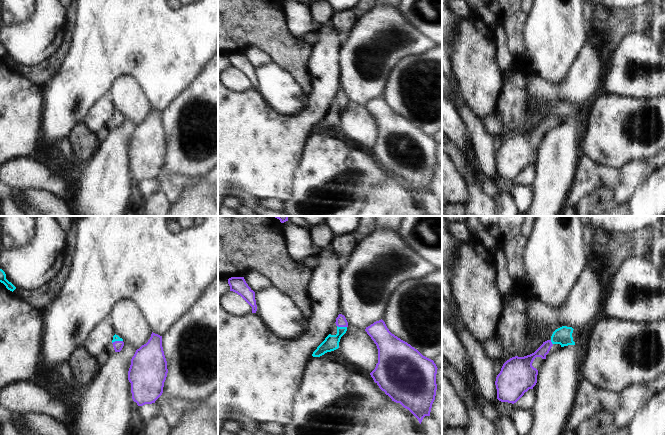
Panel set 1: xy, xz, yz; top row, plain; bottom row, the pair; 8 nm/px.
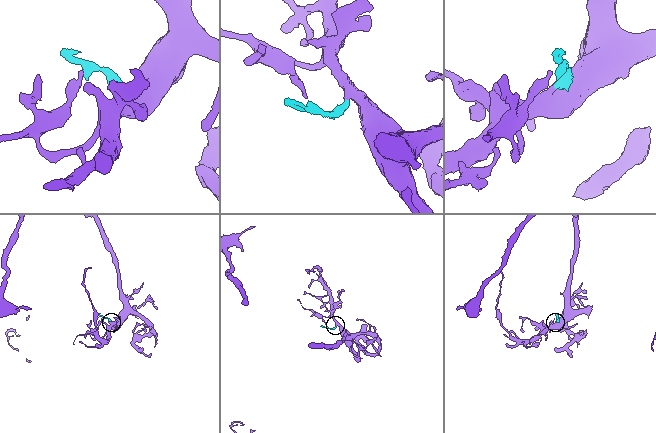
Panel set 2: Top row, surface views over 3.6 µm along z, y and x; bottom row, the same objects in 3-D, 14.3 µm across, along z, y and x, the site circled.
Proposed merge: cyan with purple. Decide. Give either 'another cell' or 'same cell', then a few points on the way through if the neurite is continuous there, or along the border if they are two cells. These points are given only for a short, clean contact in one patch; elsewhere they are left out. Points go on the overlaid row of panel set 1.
same cell; runs through xz (331, 342), (340, 333), (342, 327), (341, 321)

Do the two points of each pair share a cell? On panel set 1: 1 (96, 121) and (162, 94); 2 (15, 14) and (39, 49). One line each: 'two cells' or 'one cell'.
1: two cells
2: two cells

